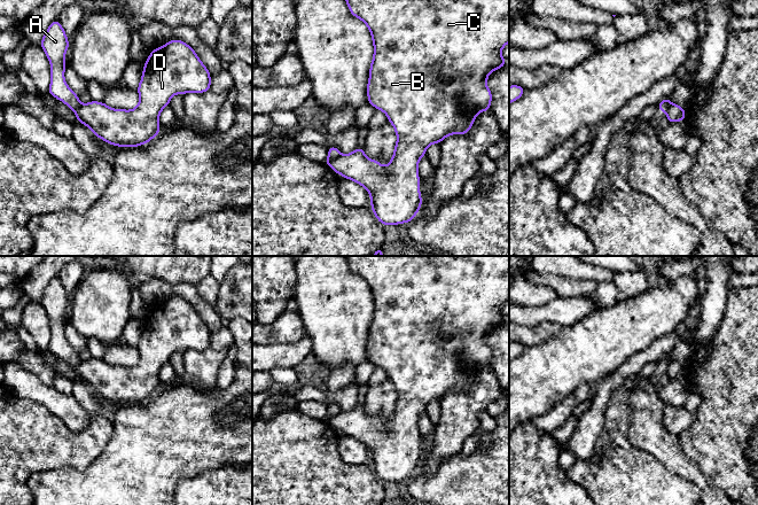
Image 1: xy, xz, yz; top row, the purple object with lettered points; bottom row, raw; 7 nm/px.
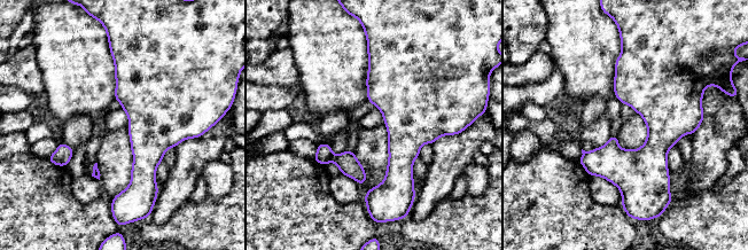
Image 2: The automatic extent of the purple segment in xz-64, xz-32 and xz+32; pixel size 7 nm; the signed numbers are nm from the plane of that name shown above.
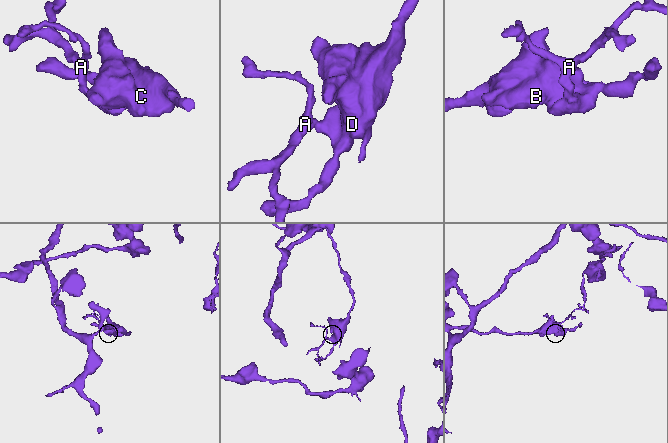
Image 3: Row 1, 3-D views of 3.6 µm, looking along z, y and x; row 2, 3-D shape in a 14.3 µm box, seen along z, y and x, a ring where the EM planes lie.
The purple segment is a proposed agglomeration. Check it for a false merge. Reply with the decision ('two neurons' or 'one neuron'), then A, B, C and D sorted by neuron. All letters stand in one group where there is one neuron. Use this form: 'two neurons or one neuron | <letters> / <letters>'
two neurons | A / B C D

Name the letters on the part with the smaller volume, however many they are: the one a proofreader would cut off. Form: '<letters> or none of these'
A

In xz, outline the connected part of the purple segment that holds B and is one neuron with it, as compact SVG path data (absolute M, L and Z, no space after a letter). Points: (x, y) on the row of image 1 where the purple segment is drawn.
M345 0L350 13L360 18L370 32L374 46L374 55L369 68L369 78L367 84L368 103L374 108L382 110L397 134L397 142L390 163L383 166L378 161L366 156L364 148L357 148L350 154L339 155L330 162L329 166L335 173L339 173L344 179L350 179L365 187L370 195L370 207L373 213L382 225L399 225L411 223L417 215L422 197L420 193L420 177L417 165L425 155L427 148L432 143L441 141L451 135L462 135L469 132L474 121L480 111L491 109L492 92L487 87L486 80L493 70L501 69L508 60L501 56L502 48L509 42L509 0Z

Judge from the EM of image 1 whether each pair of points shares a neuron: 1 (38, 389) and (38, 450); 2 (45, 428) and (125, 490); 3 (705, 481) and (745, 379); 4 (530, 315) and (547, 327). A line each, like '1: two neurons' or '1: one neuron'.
1: two neurons
2: two neurons
3: two neurons
4: two neurons

